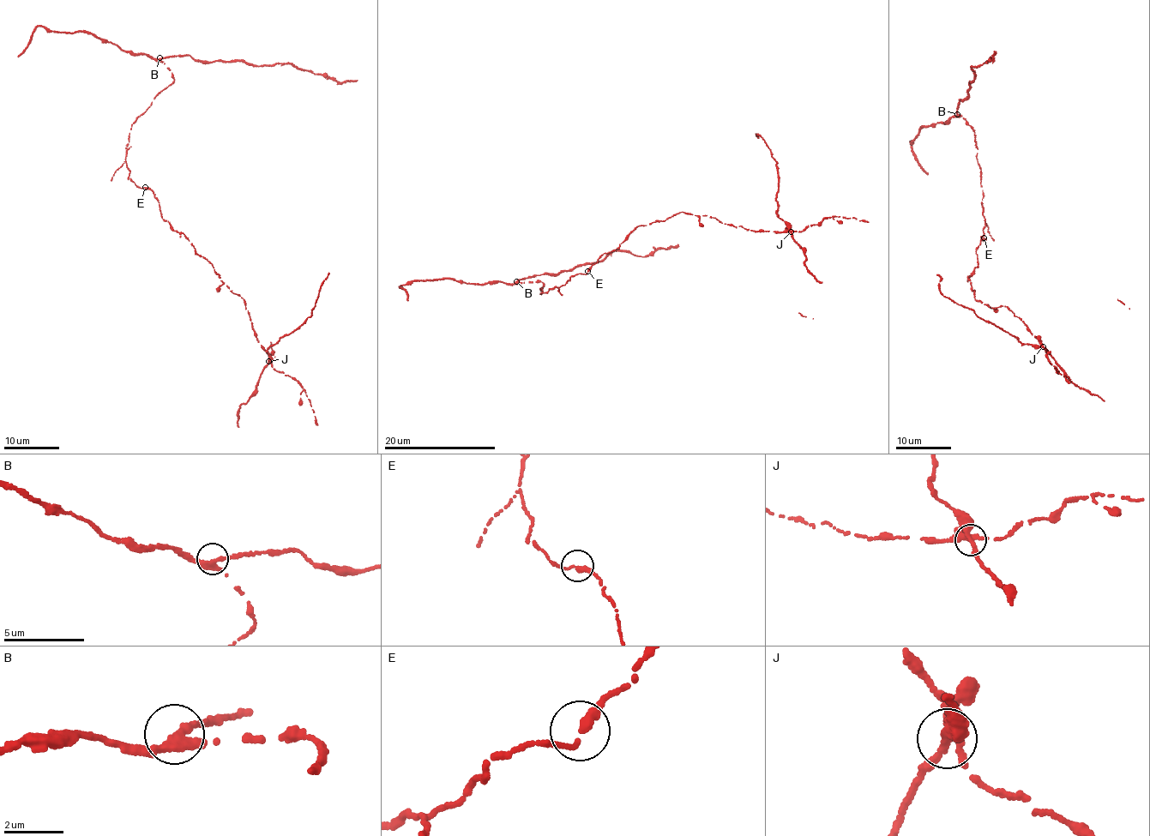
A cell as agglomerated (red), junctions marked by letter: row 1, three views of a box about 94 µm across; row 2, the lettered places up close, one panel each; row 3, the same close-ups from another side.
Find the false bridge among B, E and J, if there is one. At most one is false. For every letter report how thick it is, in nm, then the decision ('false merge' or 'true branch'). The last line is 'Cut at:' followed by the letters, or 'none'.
B: 280 nm thick; true branch
E: 260 nm thick; true branch
J: 320 nm thick; false merge
Cut at: J

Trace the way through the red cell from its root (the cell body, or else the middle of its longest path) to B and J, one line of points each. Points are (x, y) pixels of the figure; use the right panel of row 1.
B: (984, 238), (984, 241), (981, 237), (985, 219), (981, 174), (976, 157), (978, 148), (972, 127), (957, 114)
J: (984, 238), (976, 249), (978, 266), (967, 277), (975, 291), (974, 297), (994, 309), (1004, 305), (1044, 346)

